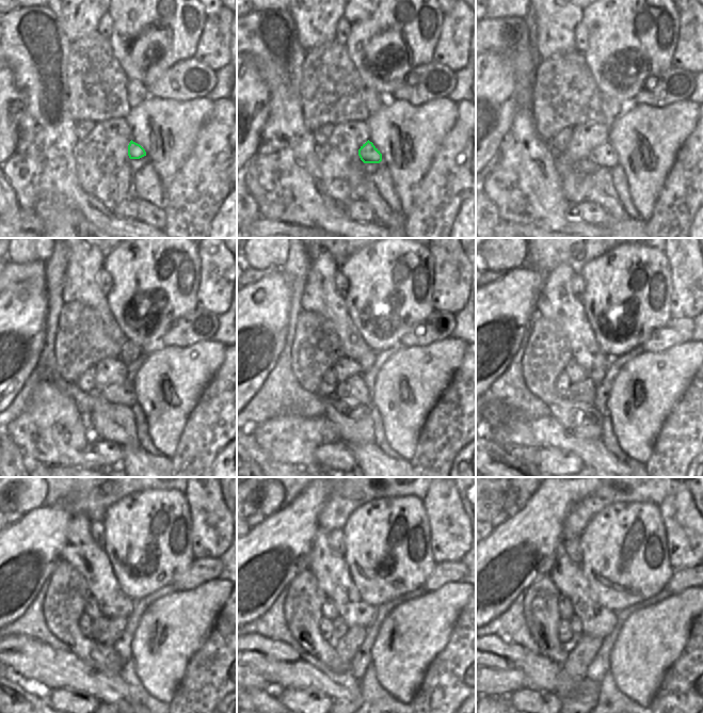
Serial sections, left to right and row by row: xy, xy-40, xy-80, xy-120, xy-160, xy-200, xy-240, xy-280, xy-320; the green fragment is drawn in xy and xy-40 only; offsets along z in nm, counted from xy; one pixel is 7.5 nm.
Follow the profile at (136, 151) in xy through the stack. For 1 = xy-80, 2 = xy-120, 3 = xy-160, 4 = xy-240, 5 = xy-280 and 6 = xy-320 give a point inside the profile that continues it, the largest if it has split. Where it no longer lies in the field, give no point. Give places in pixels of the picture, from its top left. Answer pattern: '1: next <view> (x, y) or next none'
1: next xy-80 (604, 156)
2: next xy-120 (123, 393)
3: next xy-160 (353, 392)
4: next xy-240 (107, 631)
5: next xy-280 (342, 633)
6: next xy-320 (575, 623)

